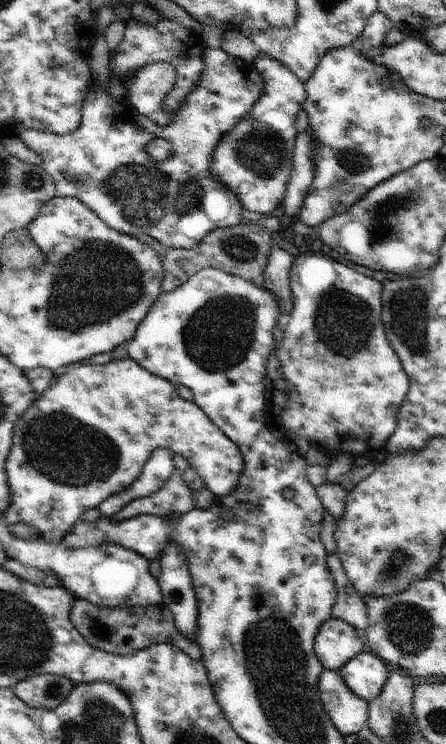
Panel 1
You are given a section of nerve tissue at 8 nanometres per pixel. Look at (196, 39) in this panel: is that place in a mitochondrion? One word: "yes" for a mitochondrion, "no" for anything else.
no

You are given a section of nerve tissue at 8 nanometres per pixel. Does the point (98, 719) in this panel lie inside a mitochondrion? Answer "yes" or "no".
yes

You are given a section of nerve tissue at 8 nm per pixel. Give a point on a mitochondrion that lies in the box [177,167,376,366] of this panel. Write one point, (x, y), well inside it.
(239, 248)

